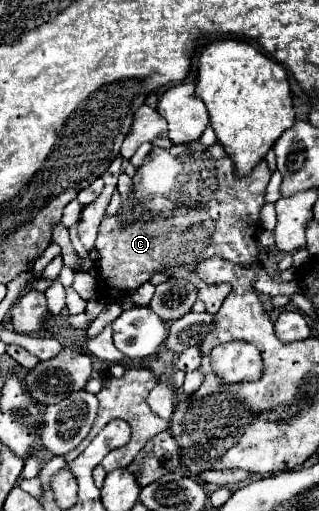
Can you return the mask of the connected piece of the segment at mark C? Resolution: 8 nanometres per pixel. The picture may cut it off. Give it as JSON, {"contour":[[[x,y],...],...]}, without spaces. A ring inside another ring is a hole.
{"contour":[[[191,141],[185,145],[173,145],[169,149],[155,147],[145,159],[141,167],[137,167],[137,173],[133,175],[133,185],[129,197],[133,199],[135,207],[141,207],[141,217],[135,221],[127,221],[123,217],[123,211],[119,209],[115,215],[105,215],[99,227],[95,249],[99,251],[97,259],[97,293],[105,301],[121,301],[129,297],[141,283],[149,281],[155,273],[167,273],[169,277],[183,277],[183,279],[195,279],[199,285],[199,299],[205,303],[209,313],[217,313],[225,297],[231,293],[231,285],[207,285],[197,277],[197,265],[203,259],[209,257],[222,257],[249,269],[255,269],[255,291],[267,293],[271,297],[275,295],[289,295],[299,291],[297,281],[289,283],[277,283],[265,273],[265,267],[259,261],[259,247],[255,239],[255,229],[259,225],[259,211],[265,203],[265,187],[271,177],[271,171],[267,167],[267,161],[259,161],[257,167],[247,177],[235,175],[235,165],[231,157],[225,153],[225,149],[215,143],[211,147],[205,147],[201,141]]]}

